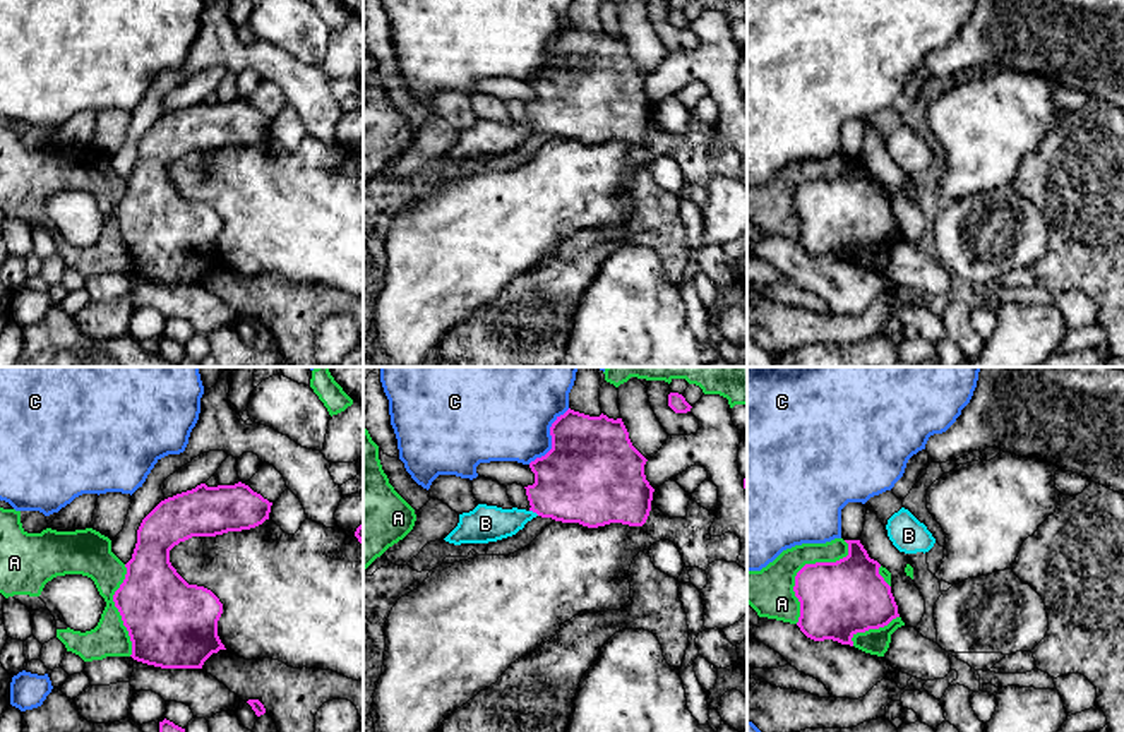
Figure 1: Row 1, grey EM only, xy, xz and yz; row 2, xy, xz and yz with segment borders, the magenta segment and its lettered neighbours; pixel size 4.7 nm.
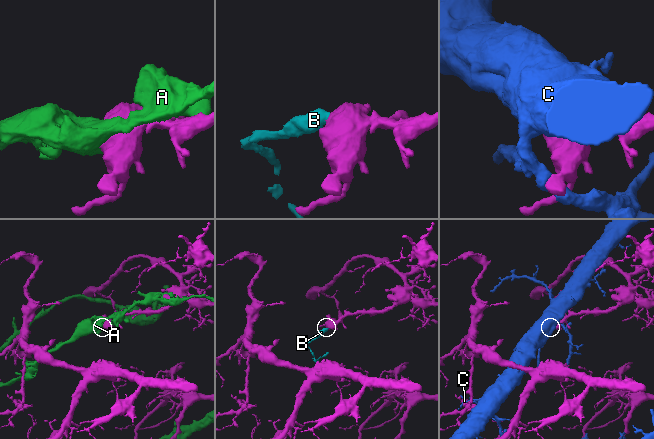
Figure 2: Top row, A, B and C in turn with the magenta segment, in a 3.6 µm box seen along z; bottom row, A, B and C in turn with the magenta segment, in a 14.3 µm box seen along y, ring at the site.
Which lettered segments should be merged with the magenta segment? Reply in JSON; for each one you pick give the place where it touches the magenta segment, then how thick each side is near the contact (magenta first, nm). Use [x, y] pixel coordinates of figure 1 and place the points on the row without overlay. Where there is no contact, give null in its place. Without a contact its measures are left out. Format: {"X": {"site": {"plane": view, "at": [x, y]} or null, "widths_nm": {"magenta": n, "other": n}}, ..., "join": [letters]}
{"B": {"site": {"plane": "xz", "at": [535, 127]}, "widths_nm": {"magenta": 400, "other": 180}}, "join": ["B"]}

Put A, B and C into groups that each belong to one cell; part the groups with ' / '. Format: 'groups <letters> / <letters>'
groups A / B / C

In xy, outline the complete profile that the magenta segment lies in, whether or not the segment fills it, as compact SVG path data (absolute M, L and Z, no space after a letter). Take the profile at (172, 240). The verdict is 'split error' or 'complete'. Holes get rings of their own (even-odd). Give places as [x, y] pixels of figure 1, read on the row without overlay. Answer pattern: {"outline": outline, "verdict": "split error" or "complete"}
{"outline": "M248 101L207 103L161 117L140 139L127 190L113 211L123 242L132 257L132 274L161 285L202 285L204 278L226 266L218 252L223 219L207 204L188 201L171 182L170 166L192 153L216 153L228 147L250 146L269 135L272 118Z", "verdict": "complete"}

